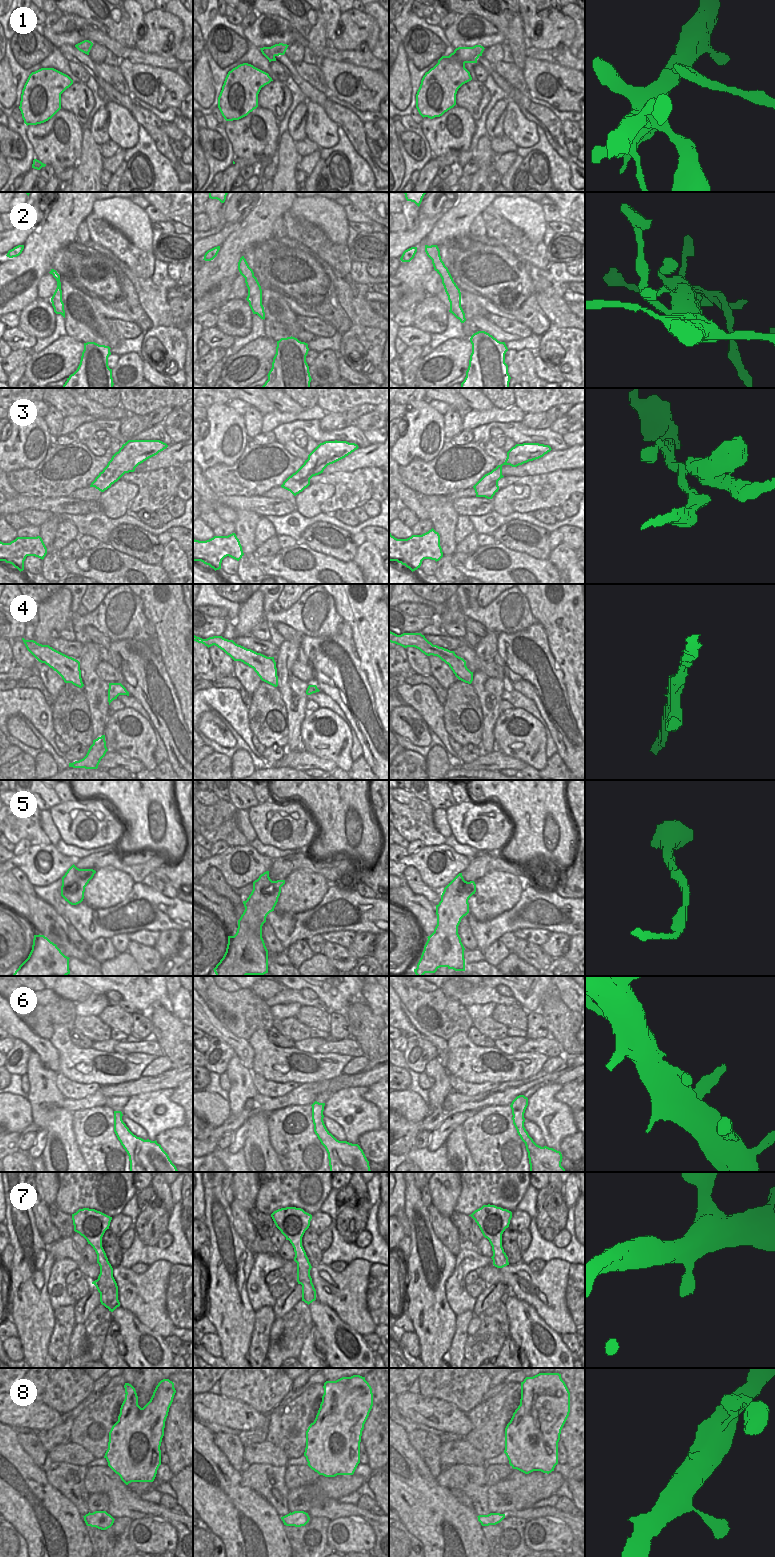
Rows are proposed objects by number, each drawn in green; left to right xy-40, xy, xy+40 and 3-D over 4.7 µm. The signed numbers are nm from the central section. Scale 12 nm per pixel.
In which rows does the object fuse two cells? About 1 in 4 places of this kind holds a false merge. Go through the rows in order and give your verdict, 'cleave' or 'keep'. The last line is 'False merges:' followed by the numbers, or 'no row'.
1: cleave
2: keep
3: keep
4: keep
5: cleave
6: keep
7: keep
8: keep
False merges: 1, 5

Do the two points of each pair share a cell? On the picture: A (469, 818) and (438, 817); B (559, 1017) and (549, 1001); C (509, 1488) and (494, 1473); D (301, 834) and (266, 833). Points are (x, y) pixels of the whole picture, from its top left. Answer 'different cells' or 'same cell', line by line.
A: different cells
B: same cell
C: different cells
D: same cell

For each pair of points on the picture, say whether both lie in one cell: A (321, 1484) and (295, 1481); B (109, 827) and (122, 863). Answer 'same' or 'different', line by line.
A: different
B: different

